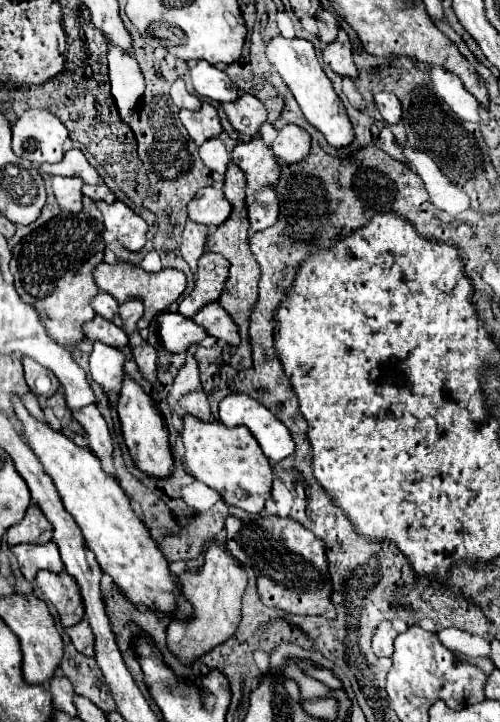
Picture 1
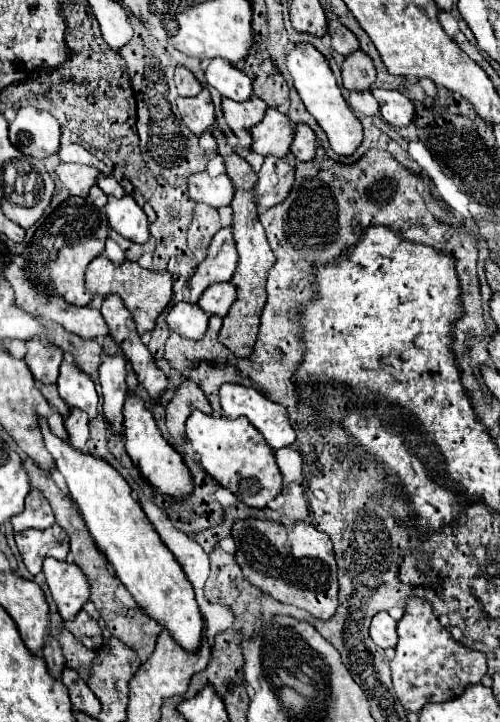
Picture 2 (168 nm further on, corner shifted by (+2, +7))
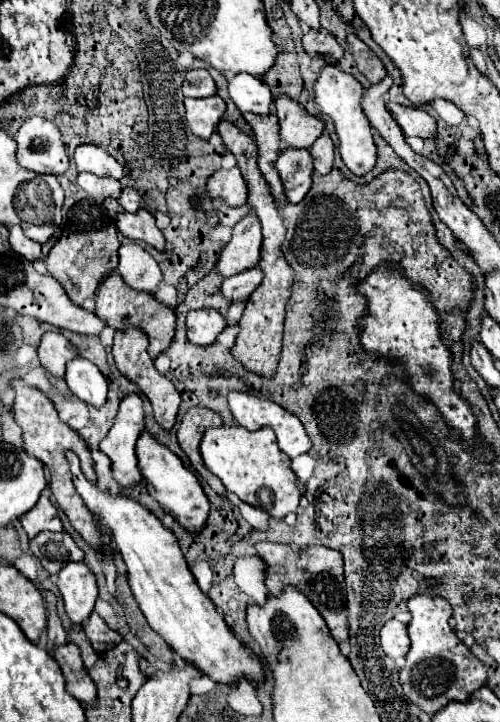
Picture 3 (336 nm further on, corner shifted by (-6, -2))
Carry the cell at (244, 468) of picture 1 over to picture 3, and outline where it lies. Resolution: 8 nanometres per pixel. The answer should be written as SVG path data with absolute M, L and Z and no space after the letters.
M240 426L208 428L200 442L200 454L210 472L214 472L226 490L236 494L242 502L262 508L264 512L272 510L272 518L284 518L286 514L298 510L300 490L290 468L290 458L278 448L276 434L270 428L254 432Z

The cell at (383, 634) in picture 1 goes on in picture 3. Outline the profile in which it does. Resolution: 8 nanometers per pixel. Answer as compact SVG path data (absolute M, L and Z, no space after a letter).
M396 618L388 620L380 630L380 642L382 642L382 650L390 658L406 656L406 652L410 648L410 638L408 638L408 632L406 632L406 624L398 622Z

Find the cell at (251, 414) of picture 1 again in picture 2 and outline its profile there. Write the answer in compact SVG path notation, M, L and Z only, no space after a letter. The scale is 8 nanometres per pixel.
M224 383L220 387L220 405L222 405L222 413L228 417L228 419L236 419L240 415L248 417L248 421L264 435L264 439L268 441L268 445L278 451L282 447L288 447L296 441L296 433L290 425L290 419L288 419L288 413L282 405L266 399L260 391L252 389L252 387L242 387L242 385L236 385L236 383Z

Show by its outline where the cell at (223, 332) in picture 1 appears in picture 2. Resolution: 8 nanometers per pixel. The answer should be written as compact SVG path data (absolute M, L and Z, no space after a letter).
M224 281L224 283L214 283L212 287L208 287L208 289L202 293L198 305L200 305L204 311L212 313L212 315L222 315L222 317L226 317L230 305L232 305L234 301L236 301L236 285L234 285L232 281Z

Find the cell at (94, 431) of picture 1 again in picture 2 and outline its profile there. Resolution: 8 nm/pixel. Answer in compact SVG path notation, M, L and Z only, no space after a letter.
M66 359L60 367L60 377L58 377L58 391L60 397L70 405L86 411L90 419L96 417L96 407L98 407L98 393L94 387L94 381L90 379L88 373L84 373L76 361Z

